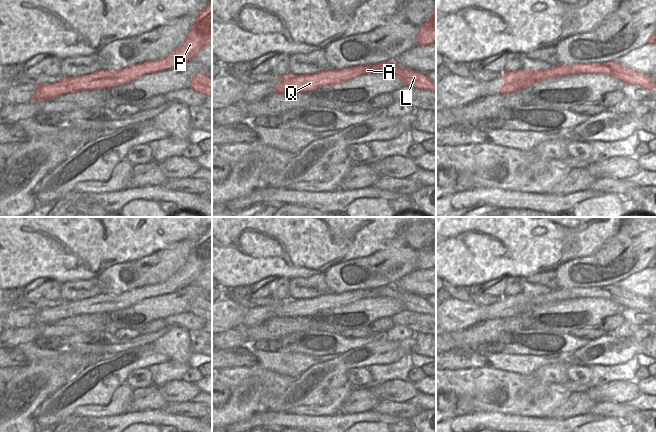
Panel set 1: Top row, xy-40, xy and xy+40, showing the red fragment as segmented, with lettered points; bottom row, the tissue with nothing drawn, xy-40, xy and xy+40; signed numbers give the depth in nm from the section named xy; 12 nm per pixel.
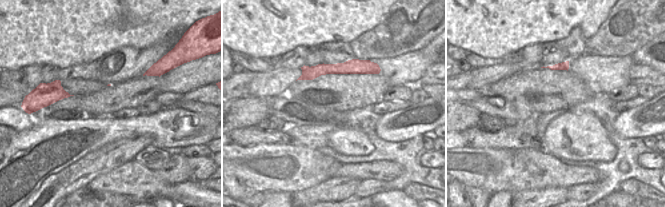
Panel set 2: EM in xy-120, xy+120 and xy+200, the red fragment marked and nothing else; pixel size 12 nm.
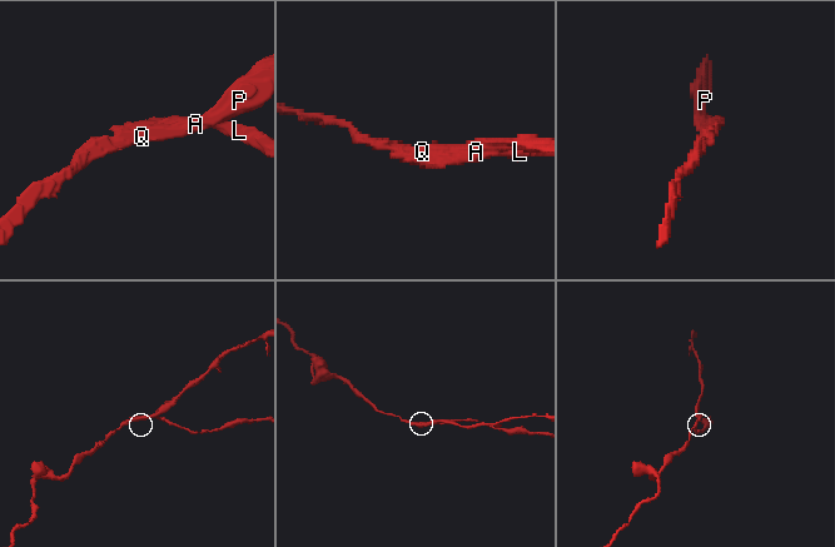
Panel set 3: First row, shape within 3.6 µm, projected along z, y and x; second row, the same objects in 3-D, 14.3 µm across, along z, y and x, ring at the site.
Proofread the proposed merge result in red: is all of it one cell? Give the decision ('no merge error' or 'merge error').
merge error

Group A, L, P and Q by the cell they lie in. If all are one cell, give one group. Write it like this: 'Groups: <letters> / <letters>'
Groups: A P Q / L

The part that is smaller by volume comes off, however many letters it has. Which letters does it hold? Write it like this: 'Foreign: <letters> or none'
Foreign: L

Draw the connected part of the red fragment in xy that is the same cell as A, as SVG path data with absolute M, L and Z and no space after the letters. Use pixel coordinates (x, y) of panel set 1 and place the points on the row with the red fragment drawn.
M383 62L372 65L358 65L342 70L329 69L315 74L302 74L300 76L288 72L279 77L280 84L276 86L276 93L313 92L322 86L337 85L364 74L378 73L382 64Z

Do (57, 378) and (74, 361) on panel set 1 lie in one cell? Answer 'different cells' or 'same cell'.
different cells

